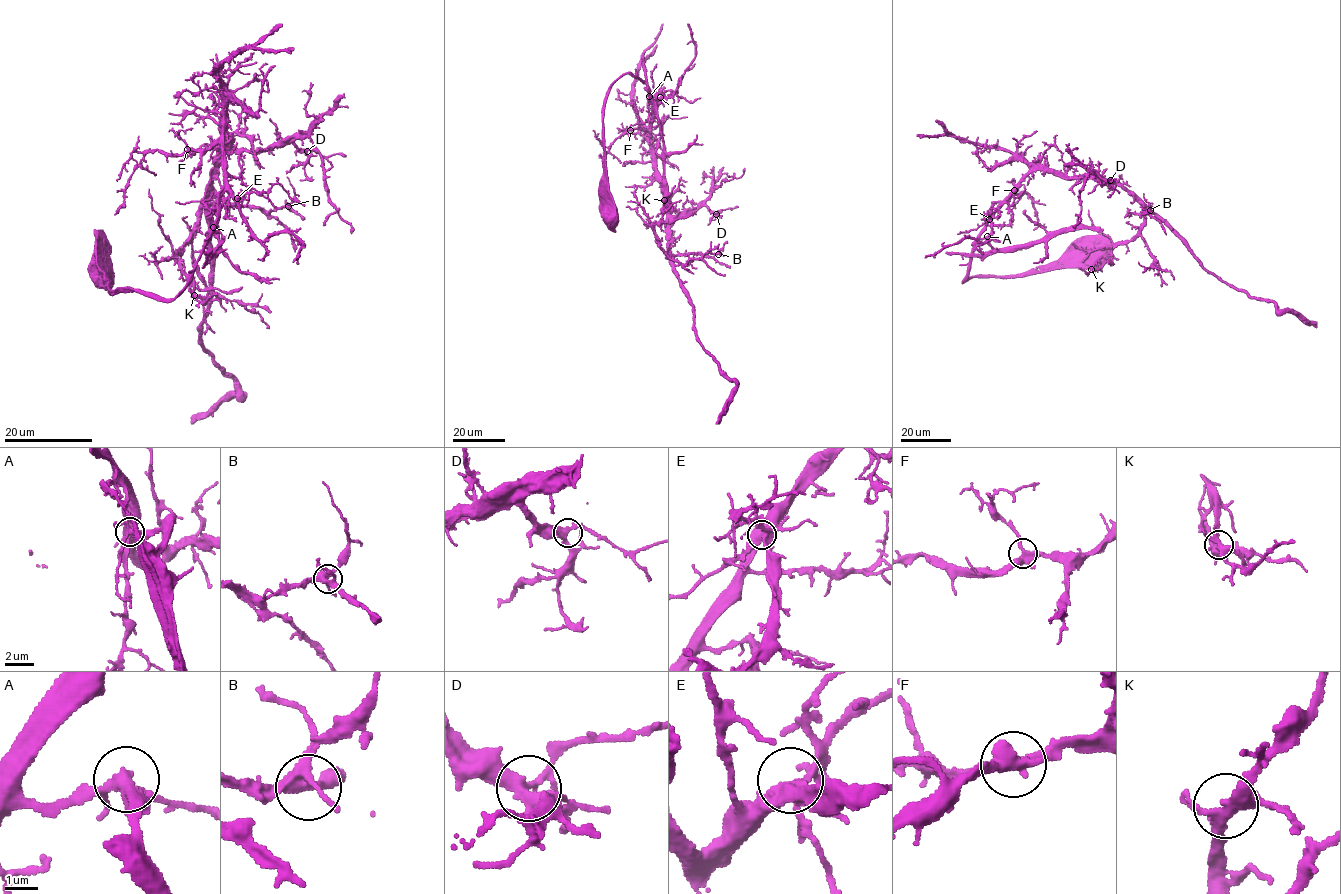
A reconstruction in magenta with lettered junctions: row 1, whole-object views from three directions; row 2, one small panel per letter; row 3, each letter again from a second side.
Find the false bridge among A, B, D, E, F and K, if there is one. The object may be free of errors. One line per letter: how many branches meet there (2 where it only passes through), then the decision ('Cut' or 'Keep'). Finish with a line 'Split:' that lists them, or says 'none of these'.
A: Branches: 4. Cut
B: Branches: 4. Keep
D: Branches: 5. Keep
E: Branches: 4. Keep
F: Branches: 4. Keep
K: Branches: 4. Keep
Split: A

